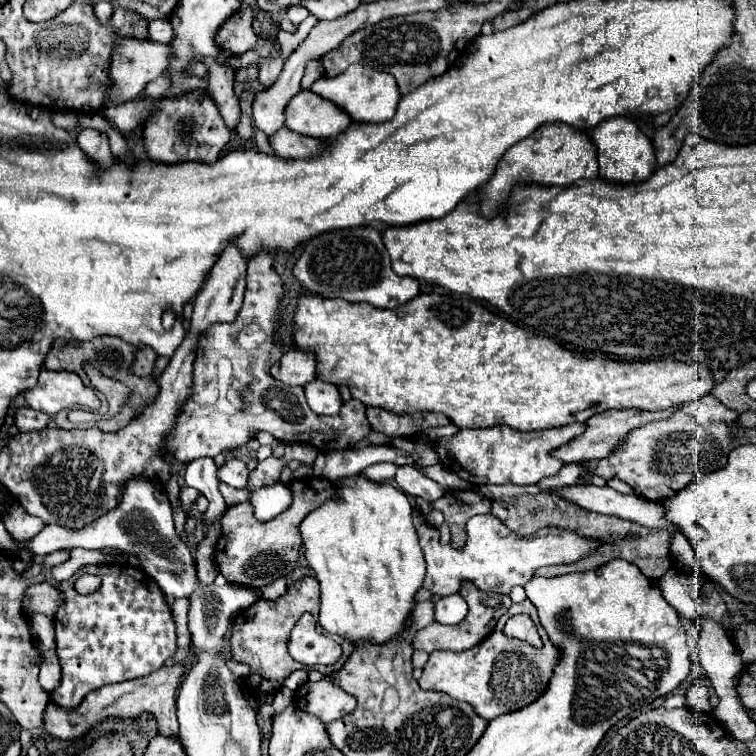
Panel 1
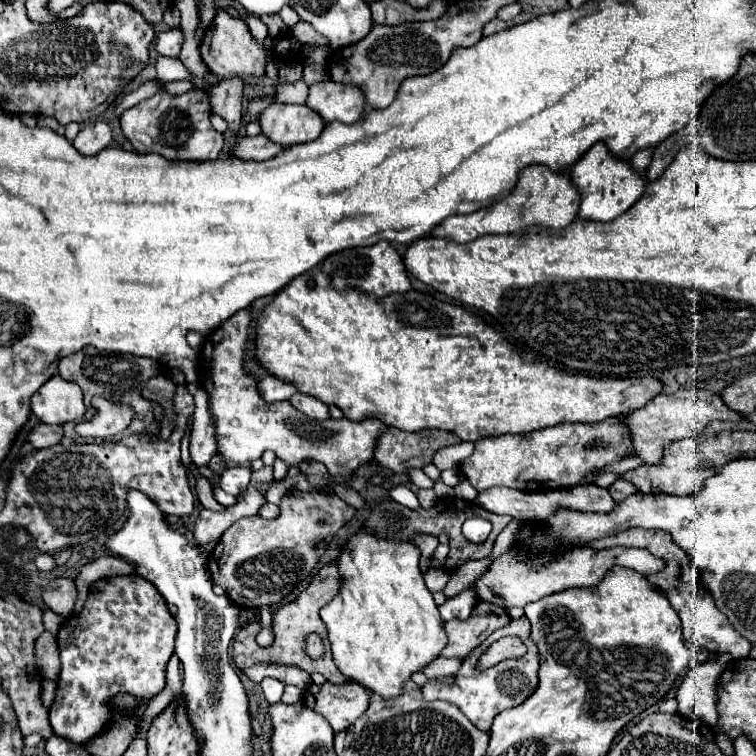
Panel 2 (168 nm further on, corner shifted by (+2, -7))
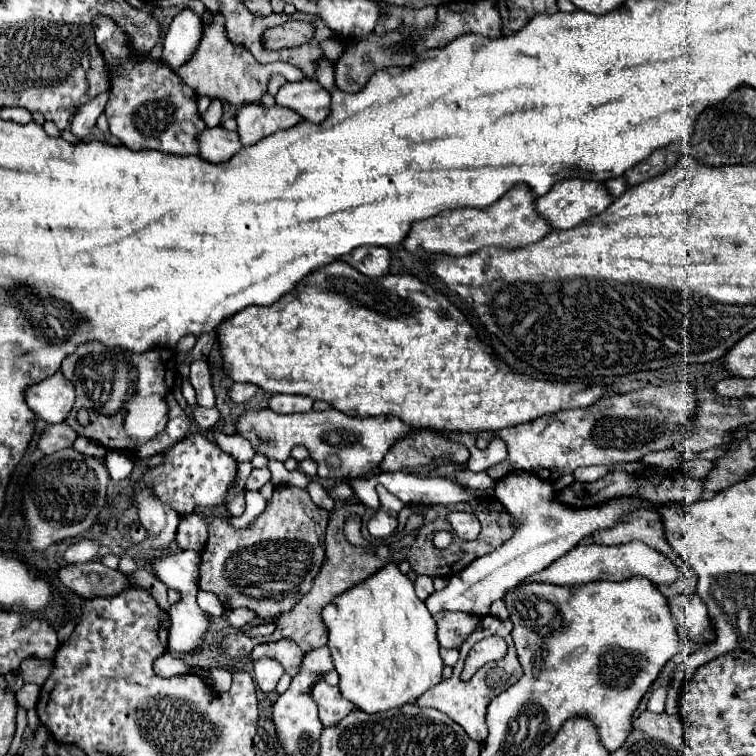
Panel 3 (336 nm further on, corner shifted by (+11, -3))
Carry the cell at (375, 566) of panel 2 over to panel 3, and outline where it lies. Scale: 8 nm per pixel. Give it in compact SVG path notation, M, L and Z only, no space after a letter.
M395 561L337 595L321 611L321 619L327 627L327 647L341 679L341 693L355 707L367 713L401 707L441 681L443 661L439 657L437 625L425 603L415 595L413 581L401 573Z

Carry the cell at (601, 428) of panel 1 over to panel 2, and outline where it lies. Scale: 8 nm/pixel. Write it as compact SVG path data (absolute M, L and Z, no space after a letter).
M678 389L672 395L656 395L650 399L642 409L626 415L626 423L630 423L634 451L640 455L648 465L662 461L662 451L666 445L686 439L698 437L712 421L742 421L744 417L732 409L728 409L718 393L704 391L704 389Z

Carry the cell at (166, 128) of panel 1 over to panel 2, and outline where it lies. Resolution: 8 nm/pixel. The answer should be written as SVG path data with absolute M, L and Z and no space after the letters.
M160 87L150 99L140 101L132 109L126 109L120 117L120 127L124 137L138 153L160 153L166 159L218 159L224 145L222 133L214 131L210 125L210 99L202 89L192 89L184 95L170 95L164 91L164 87Z

